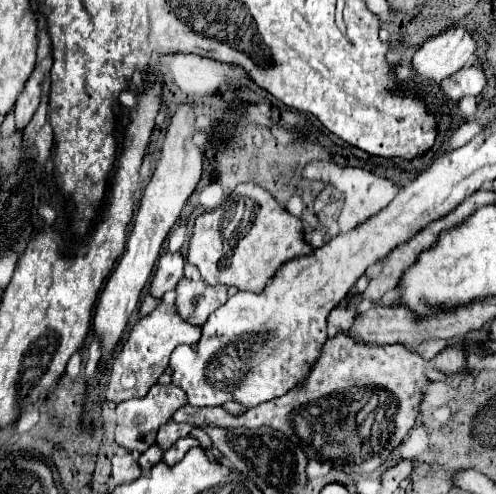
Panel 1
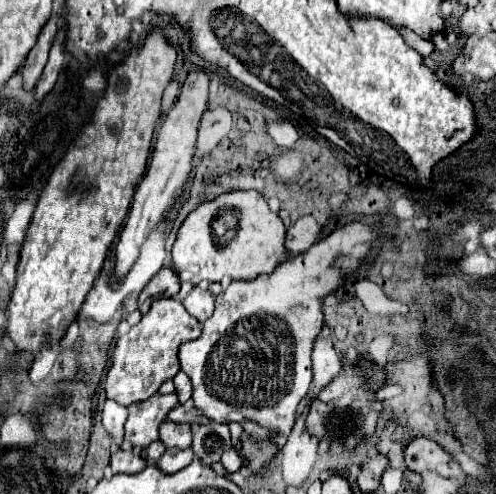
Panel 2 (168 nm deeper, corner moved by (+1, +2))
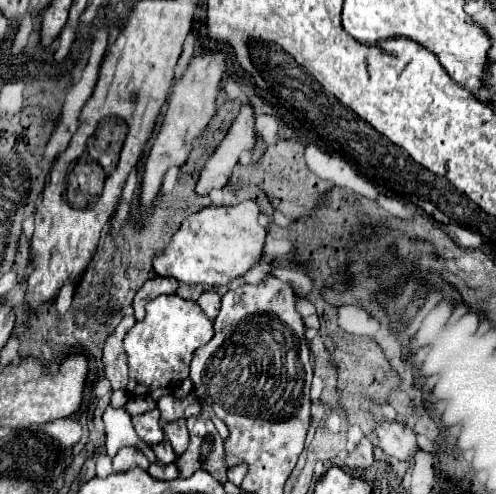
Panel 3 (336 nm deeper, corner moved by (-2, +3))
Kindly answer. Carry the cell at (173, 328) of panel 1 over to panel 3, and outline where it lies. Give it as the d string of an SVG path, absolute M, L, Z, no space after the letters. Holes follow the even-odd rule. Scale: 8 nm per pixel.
M178 294L158 296L146 306L146 318L136 322L124 336L124 352L128 356L130 380L128 396L146 396L158 388L170 388L188 378L192 352L204 346L214 336L212 322L194 300L184 300Z

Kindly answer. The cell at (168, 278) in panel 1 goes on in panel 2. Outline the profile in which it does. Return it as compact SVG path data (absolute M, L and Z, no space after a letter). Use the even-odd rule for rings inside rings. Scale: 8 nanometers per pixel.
M161 269L139 293L139 311L145 315L155 299L161 297L173 297L179 291L181 281L177 279L177 273L173 269Z

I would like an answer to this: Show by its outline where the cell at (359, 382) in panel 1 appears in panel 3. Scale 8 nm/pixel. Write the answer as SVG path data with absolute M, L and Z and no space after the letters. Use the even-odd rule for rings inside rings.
M166 394L158 400L158 408L162 412L162 422L174 422L180 418L190 418L190 416L200 416L202 406L194 396L188 396L184 400L176 400L172 394Z

